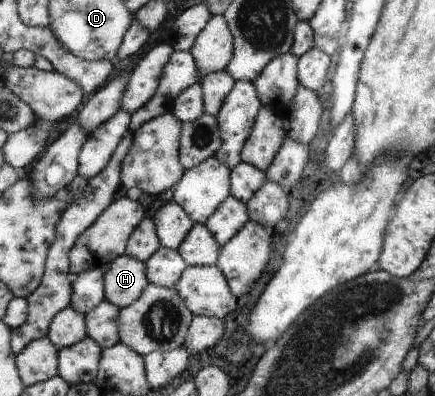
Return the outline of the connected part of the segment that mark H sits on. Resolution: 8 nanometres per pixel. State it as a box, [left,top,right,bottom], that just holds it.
[105,254,148,309]

